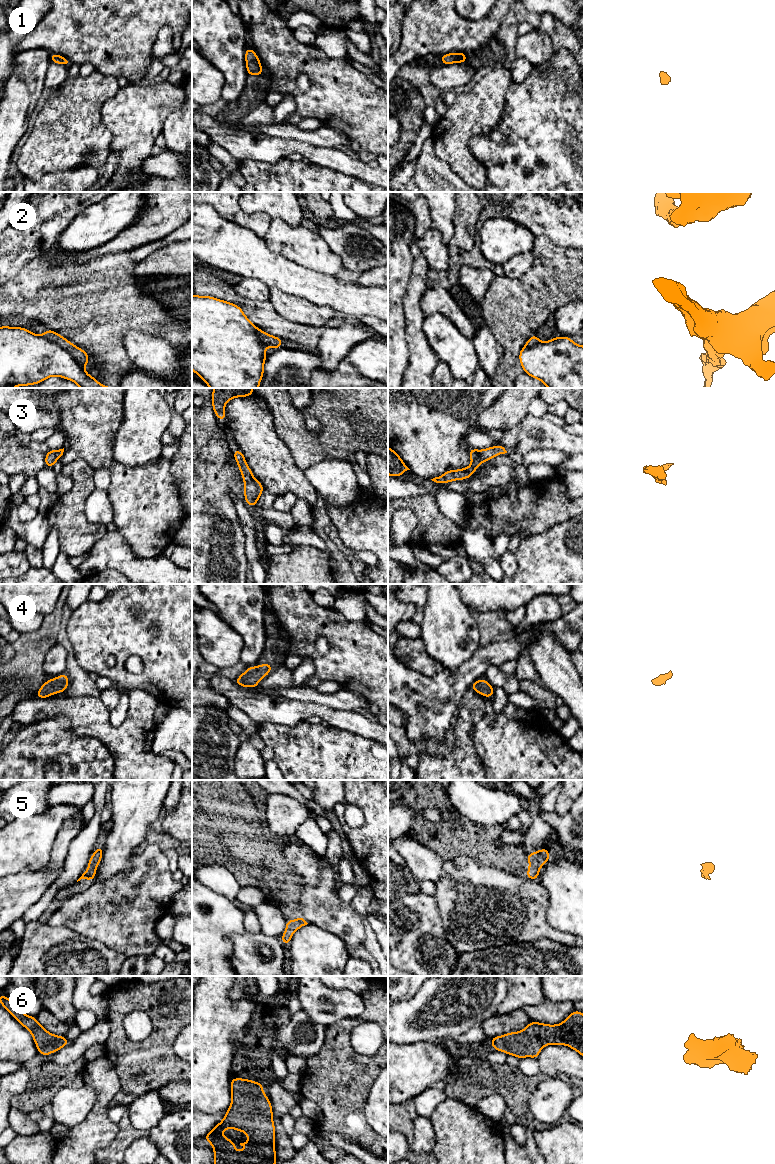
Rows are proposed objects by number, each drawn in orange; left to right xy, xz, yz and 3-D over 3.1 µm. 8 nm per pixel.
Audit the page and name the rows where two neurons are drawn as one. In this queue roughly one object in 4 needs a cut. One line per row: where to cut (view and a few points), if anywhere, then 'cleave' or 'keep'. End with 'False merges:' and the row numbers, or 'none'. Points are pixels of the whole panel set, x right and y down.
1: no cut; keep
2: cut in xy along (41, 336), (63, 347), (82, 366); cleave
3: no cut; keep
4: no cut; keep
5: no cut; keep
6: no cut; keep
False merges: 2

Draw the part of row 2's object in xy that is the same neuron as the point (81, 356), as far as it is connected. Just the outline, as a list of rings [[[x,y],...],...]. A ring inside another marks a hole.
[[[48,329],[42,334],[42,337],[55,342],[59,346],[64,348],[76,359],[76,361],[81,366],[85,366],[85,365],[89,364],[89,356],[88,356],[87,352],[84,351],[83,349],[77,347],[76,345],[74,345],[70,341],[68,341],[66,338],[59,335],[57,332]]]

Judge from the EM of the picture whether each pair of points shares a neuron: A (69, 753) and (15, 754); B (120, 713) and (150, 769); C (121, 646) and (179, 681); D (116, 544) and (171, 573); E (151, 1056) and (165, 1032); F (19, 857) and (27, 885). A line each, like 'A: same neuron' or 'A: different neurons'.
A: same neuron
B: different neurons
C: same neuron
D: same neuron
E: same neuron
F: different neurons

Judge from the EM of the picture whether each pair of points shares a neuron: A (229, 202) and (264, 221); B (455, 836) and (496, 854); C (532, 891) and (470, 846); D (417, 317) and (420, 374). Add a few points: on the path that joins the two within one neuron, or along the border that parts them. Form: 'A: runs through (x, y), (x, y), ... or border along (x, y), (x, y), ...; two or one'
A: runs through (236, 211), (245, 220), (255, 221); one
B: runs through (465, 840), (486, 853); one
C: border along (476, 861), (484, 865), (505, 868), (521, 876); two
D: runs through (417, 331), (420, 360); one

